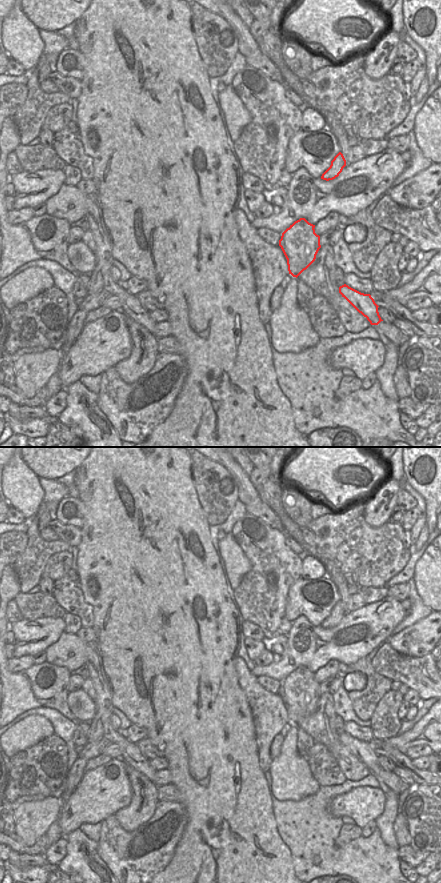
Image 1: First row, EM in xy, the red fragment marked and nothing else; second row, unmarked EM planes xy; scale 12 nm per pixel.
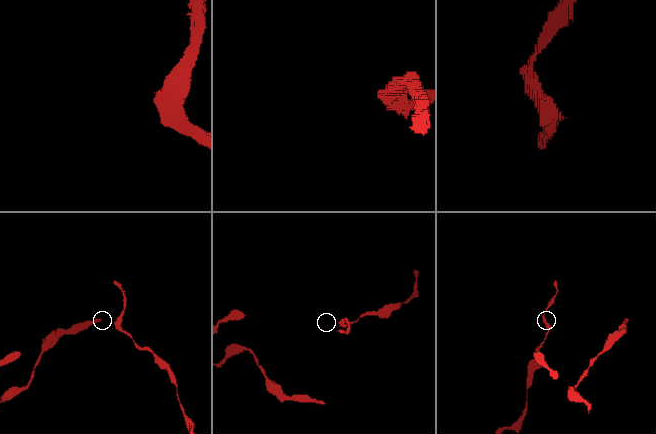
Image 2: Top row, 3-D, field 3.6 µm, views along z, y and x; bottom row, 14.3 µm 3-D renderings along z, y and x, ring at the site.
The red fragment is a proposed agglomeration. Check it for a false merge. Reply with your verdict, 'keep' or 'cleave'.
keep

